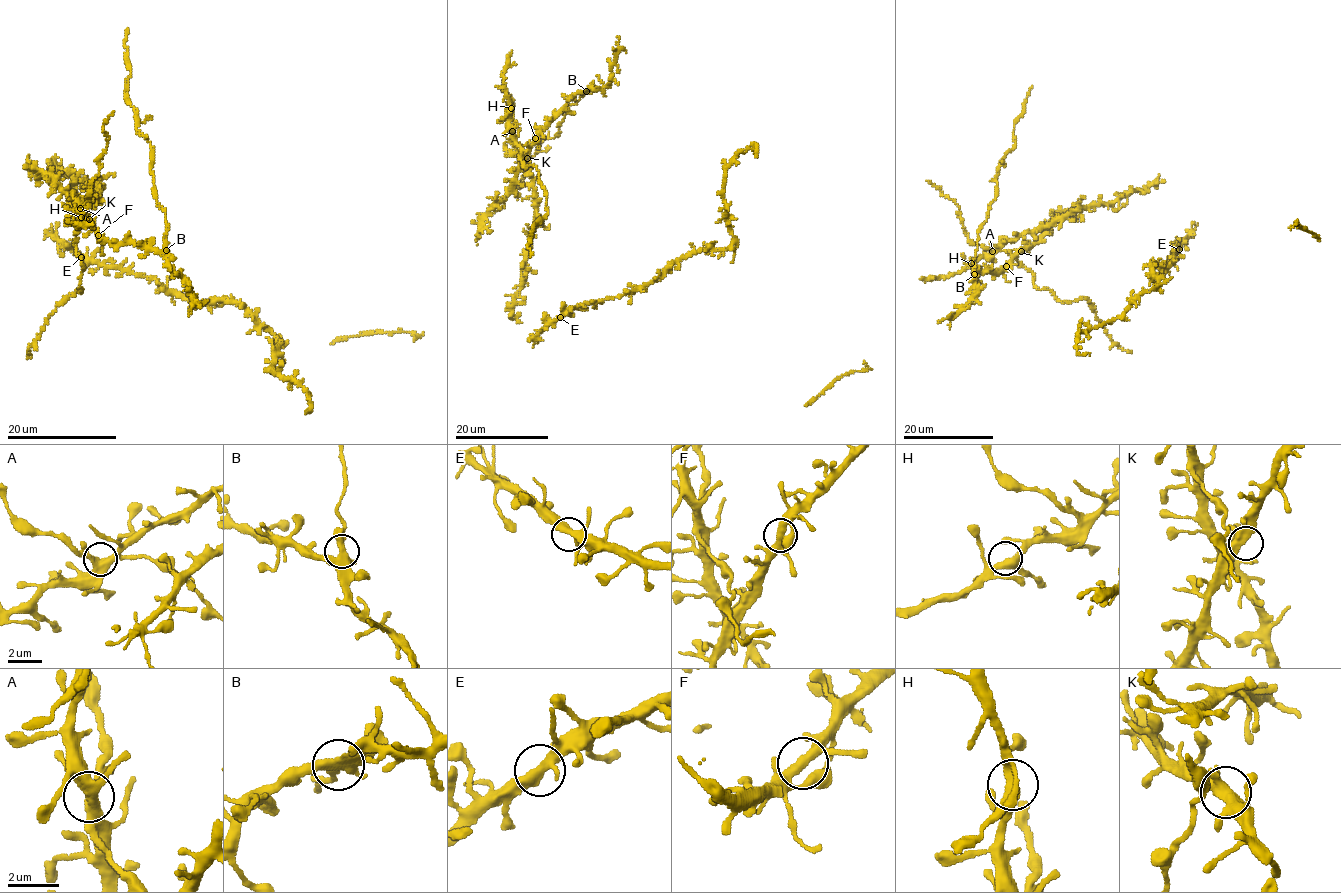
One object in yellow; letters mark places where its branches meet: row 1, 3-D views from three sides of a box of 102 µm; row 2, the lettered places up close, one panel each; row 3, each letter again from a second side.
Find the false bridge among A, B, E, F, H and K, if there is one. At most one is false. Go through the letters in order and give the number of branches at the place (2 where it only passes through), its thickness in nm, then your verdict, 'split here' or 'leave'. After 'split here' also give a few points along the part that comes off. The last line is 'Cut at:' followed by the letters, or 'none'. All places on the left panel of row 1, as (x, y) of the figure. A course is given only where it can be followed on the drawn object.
A: branches 3; calibre 400 nm; leave
B: branches 3; calibre 380 nm; split here; course (165, 250), (166, 214), (156, 200), (151, 146), (137, 129), (136, 109), (127, 94), (128, 28)
E: branches 3; calibre 360 nm; leave
F: branches 3; calibre 320 nm; leave
H: branches 3; calibre 360 nm; leave
K: branches 3; calibre 440 nm; leave
Cut at: B

